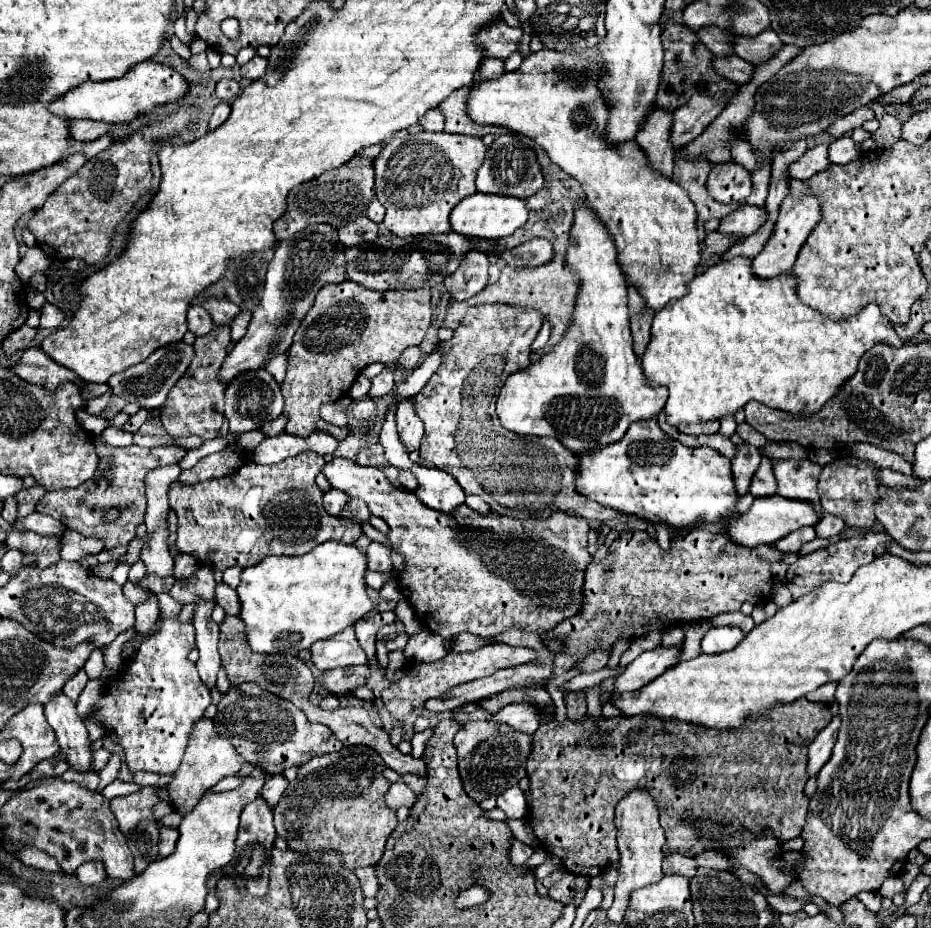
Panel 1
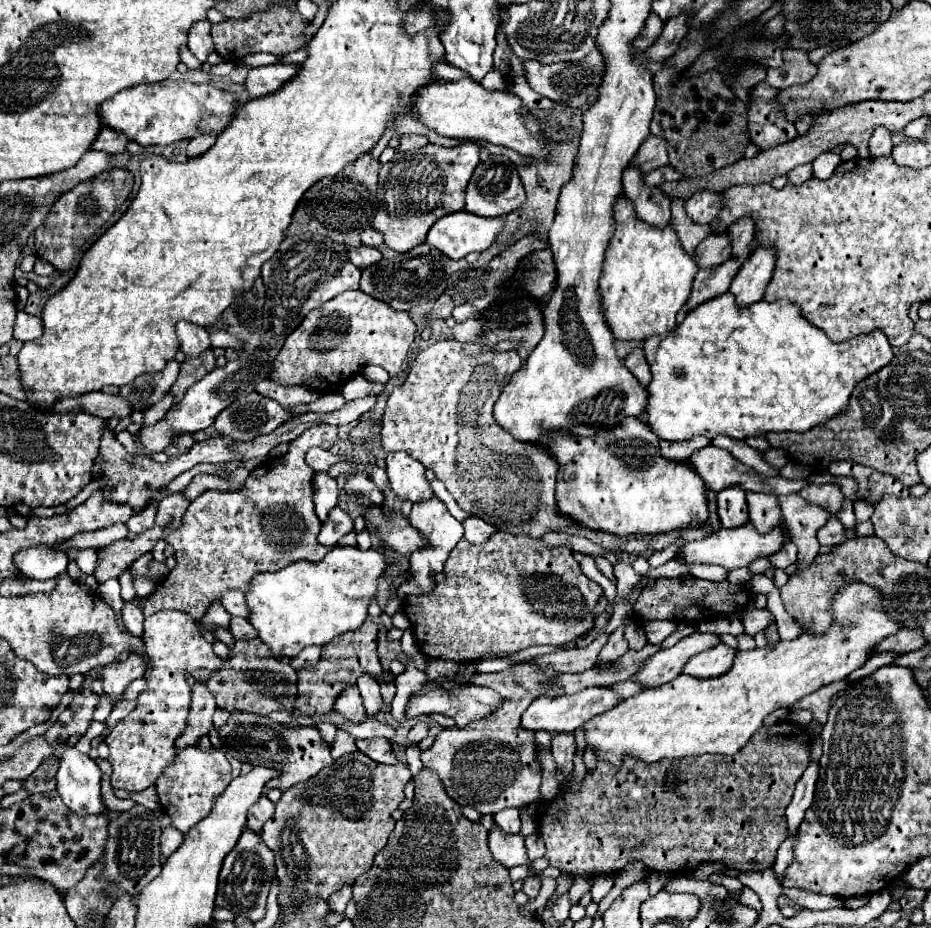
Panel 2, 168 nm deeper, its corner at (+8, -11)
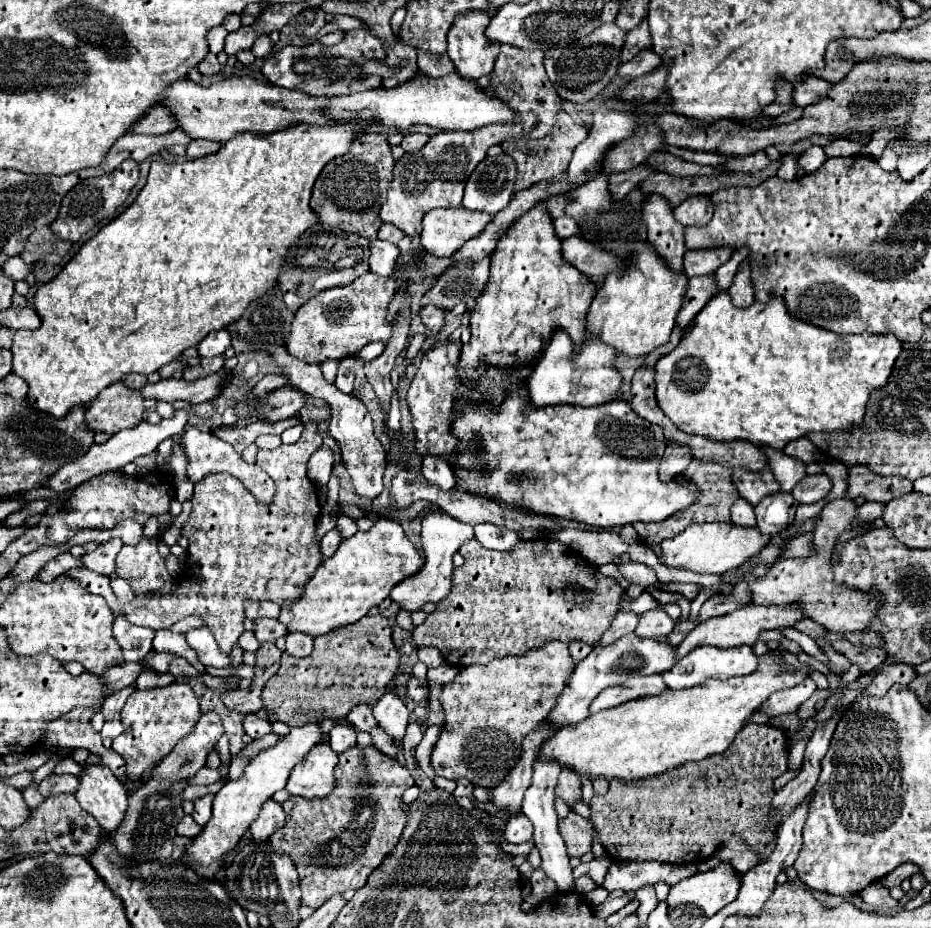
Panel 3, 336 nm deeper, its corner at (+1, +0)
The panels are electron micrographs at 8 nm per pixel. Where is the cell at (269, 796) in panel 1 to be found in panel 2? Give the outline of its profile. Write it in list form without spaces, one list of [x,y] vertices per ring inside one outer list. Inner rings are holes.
[[[262,795],[262,797],[250,807],[246,827],[250,827],[252,831],[260,831],[262,825],[264,825],[272,815],[274,815],[274,803],[272,803],[266,795]]]

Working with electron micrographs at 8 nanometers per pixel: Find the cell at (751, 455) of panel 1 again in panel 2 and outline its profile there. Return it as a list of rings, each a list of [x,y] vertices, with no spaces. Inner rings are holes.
[[[726,487],[716,493],[718,501],[718,517],[722,527],[740,527],[748,519],[746,497],[742,487]]]

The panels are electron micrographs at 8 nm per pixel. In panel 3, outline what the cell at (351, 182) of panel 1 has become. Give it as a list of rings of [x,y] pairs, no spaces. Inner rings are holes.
[[[361,134],[353,140],[347,154],[331,160],[321,170],[313,186],[311,208],[319,216],[319,222],[331,228],[359,234],[367,240],[377,240],[381,226],[379,210],[387,200],[387,188],[393,178],[395,158],[387,136],[383,134]]]

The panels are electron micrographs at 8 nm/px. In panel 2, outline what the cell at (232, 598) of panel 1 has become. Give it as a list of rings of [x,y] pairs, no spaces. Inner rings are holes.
[[[230,617],[230,625],[228,625],[228,631],[236,637],[236,639],[252,639],[252,637],[258,637],[254,627],[244,619],[236,619],[236,617]]]

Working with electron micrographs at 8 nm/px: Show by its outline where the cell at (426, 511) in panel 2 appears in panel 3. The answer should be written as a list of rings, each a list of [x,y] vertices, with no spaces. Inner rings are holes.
[[[441,510],[429,512],[423,518],[421,526],[423,526],[421,544],[423,544],[423,552],[425,552],[425,566],[415,576],[411,576],[409,580],[399,582],[389,594],[389,600],[395,602],[399,606],[399,610],[409,612],[409,614],[421,610],[427,602],[435,602],[437,604],[439,600],[443,600],[451,592],[451,576],[453,576],[453,570],[455,570],[453,554],[461,548],[463,542],[474,538],[473,526],[463,524],[463,522],[447,516]]]

